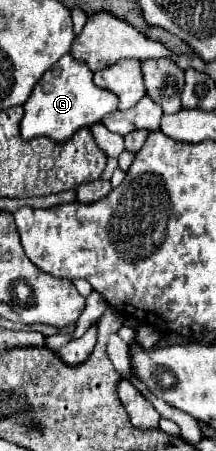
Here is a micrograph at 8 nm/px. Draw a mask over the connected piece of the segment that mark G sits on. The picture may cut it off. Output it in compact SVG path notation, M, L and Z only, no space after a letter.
M65 54L53 68L49 68L35 84L31 96L23 104L25 116L21 120L21 136L31 140L35 136L49 136L51 140L69 140L79 128L101 122L107 114L117 110L117 96L93 84L89 66L71 54Z

